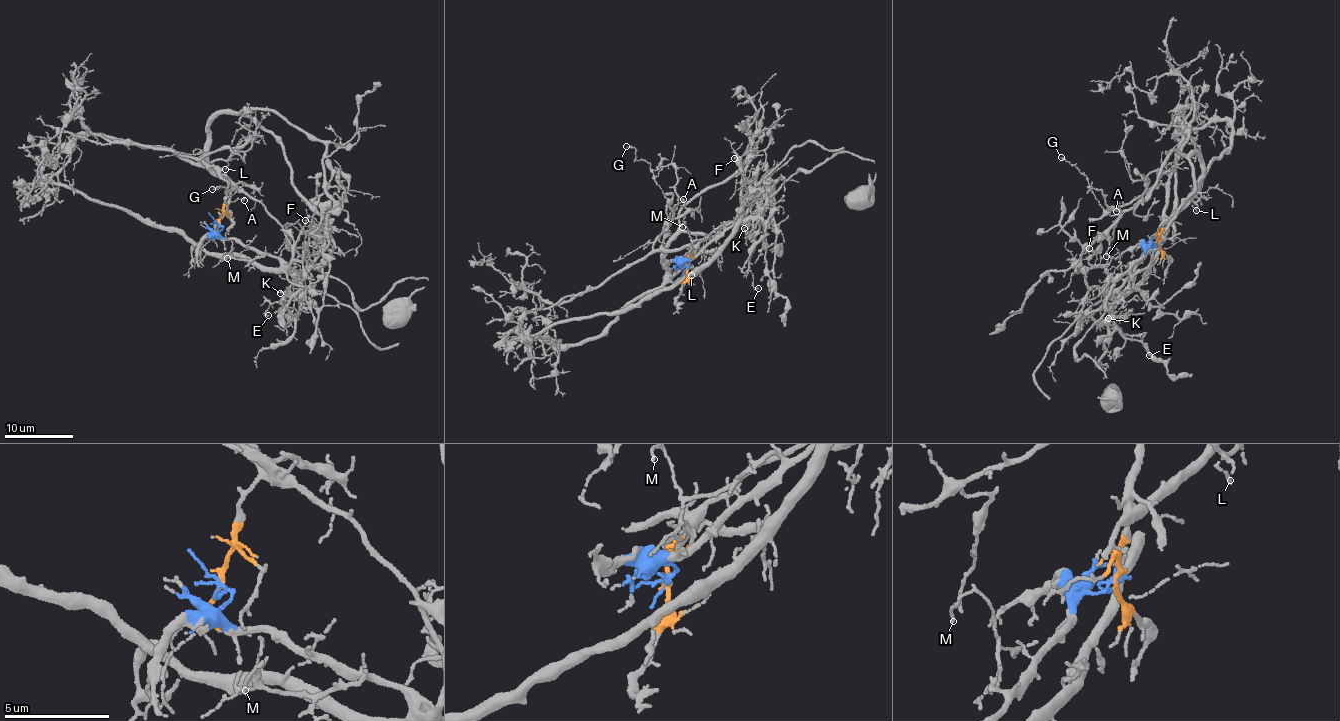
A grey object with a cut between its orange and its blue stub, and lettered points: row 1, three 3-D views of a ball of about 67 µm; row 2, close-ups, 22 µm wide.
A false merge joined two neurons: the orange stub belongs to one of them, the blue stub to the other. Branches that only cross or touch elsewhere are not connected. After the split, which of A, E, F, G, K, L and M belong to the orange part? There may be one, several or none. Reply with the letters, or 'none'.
A, G, L

